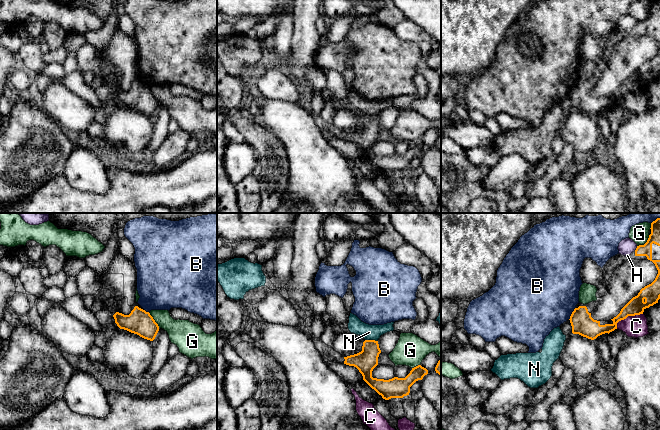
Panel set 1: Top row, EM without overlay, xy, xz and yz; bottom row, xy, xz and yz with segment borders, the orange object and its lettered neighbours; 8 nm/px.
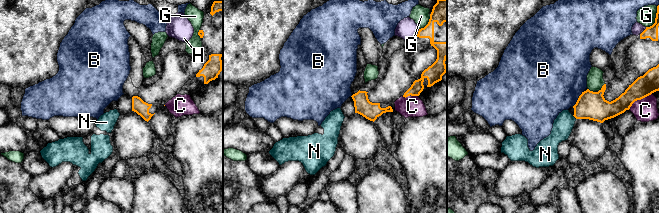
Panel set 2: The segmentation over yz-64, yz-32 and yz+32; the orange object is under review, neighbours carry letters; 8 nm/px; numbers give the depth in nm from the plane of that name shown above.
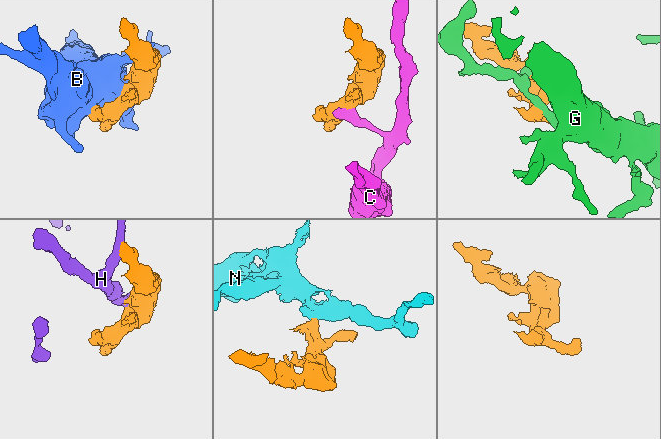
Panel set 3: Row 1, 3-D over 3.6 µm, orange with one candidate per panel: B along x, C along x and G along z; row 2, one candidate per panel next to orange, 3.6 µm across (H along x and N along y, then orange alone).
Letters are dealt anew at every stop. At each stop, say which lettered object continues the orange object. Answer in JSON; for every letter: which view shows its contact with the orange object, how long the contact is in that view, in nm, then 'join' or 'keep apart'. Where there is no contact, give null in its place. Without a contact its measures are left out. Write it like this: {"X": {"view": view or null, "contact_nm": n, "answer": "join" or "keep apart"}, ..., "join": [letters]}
{"B": {"view": "yz", "contact_nm": 120, "answer": "keep apart"}, "C": {"view": "yz", "contact_nm": 240, "answer": "keep apart"}, "G": {"view": "yz", "contact_nm": 140, "answer": "keep apart"}, "H": {"view": "yz", "contact_nm": 50, "answer": "keep apart"}, "N": {"view": "xz", "contact_nm": 110, "answer": "keep apart"}, "join": []}

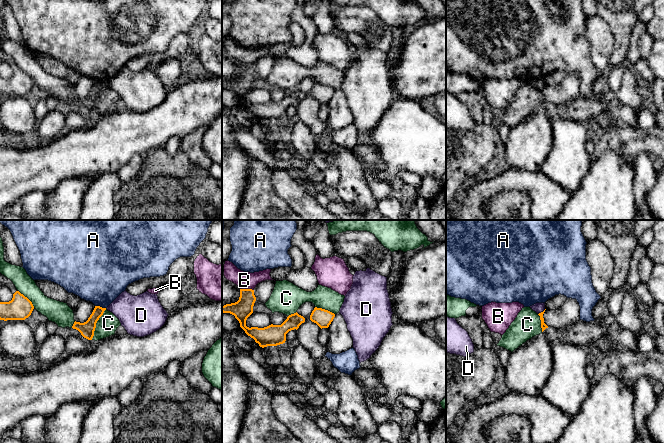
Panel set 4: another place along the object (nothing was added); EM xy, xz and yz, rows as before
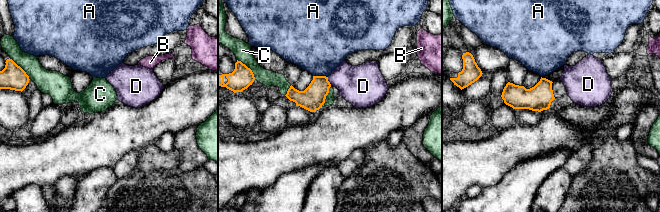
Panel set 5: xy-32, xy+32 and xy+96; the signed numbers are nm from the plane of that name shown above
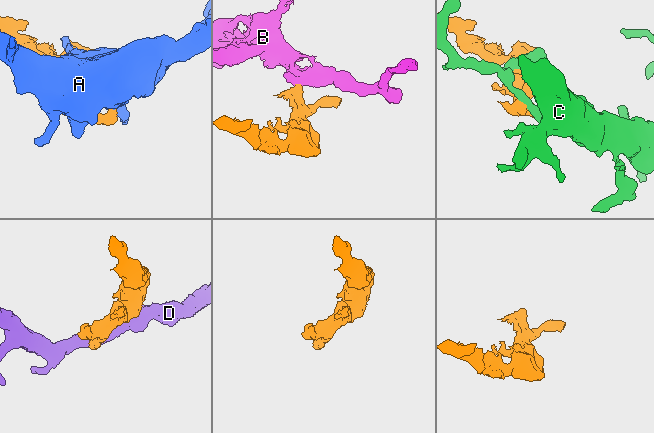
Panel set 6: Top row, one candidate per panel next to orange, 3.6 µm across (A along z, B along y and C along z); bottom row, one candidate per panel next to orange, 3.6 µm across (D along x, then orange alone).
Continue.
{"A": {"view": "xy", "contact_nm": 90, "answer": "keep apart"}, "B": {"view": "xz", "contact_nm": 110, "answer": "keep apart"}, "C": {"view": "xy", "contact_nm": 280, "answer": "keep apart"}, "D": {"view": "yz", "contact_nm": 80, "answer": "keep apart"}, "join": []}

